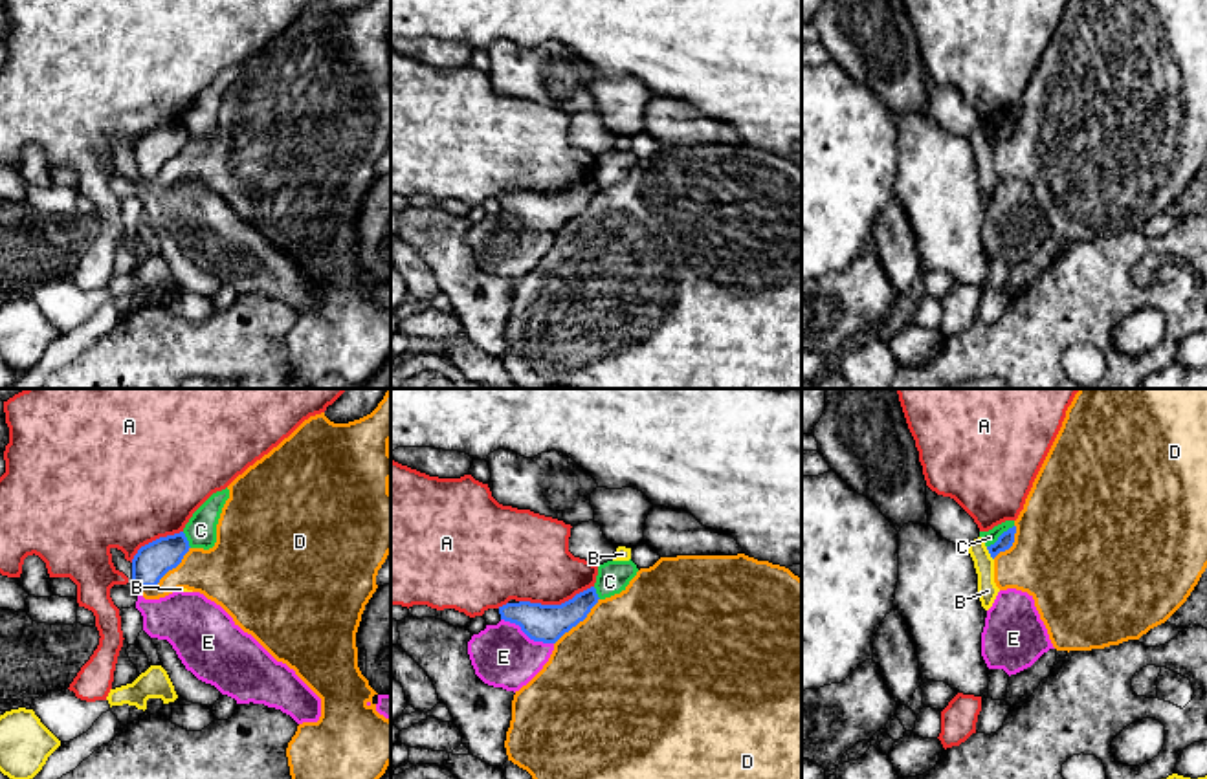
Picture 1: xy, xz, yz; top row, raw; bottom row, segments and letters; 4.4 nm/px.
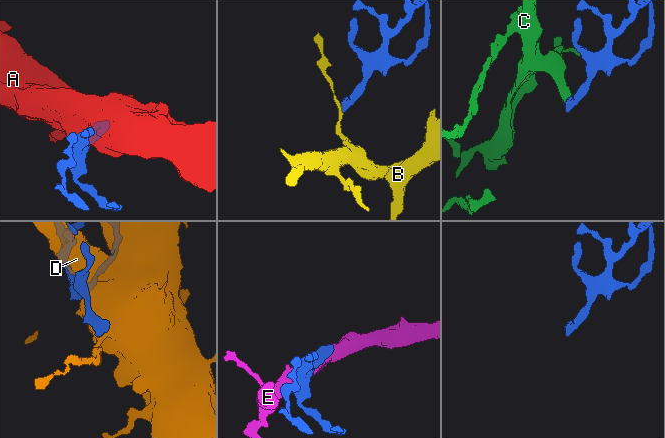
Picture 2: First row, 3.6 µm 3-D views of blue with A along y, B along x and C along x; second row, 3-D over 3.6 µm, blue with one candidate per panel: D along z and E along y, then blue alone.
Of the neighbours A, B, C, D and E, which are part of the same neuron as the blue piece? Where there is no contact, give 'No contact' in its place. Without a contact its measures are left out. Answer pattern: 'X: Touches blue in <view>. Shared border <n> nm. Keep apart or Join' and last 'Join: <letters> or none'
A: Touches blue in xz. Shared border 340 nm. Keep apart
B: Touches blue in yz. Shared border 70 nm. Keep apart
C: Touches blue in yz. Shared border 160 nm. Keep apart
D: Touches blue in xy. Shared border 300 nm. Keep apart
E: Touches blue in xz. Shared border 260 nm. Keep apart
Join: none

